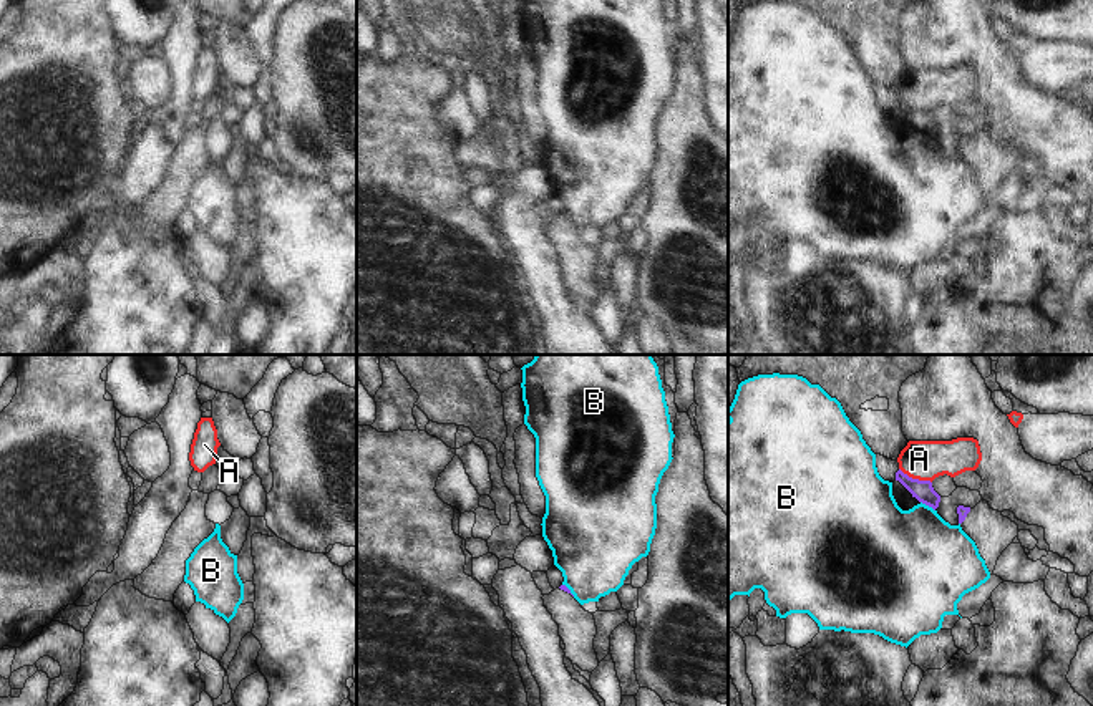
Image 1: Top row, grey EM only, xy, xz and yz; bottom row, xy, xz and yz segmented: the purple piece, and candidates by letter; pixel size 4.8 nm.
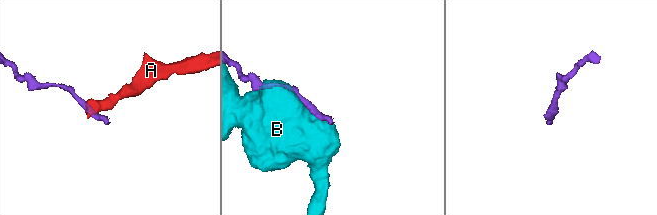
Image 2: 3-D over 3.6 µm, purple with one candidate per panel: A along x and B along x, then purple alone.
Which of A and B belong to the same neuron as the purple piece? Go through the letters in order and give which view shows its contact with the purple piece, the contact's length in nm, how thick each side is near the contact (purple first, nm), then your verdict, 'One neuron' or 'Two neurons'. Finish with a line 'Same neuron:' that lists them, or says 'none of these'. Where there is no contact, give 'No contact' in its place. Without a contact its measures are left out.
A: Touches purple in yz. Shared border 180 nm. Thickness 100 nm (purple) against 190 nm. Two neurons
B: Touches purple in yz. Shared border 90 nm. Thickness 100 nm (purple) against 440 nm. Two neurons
Same neuron: none of these.

